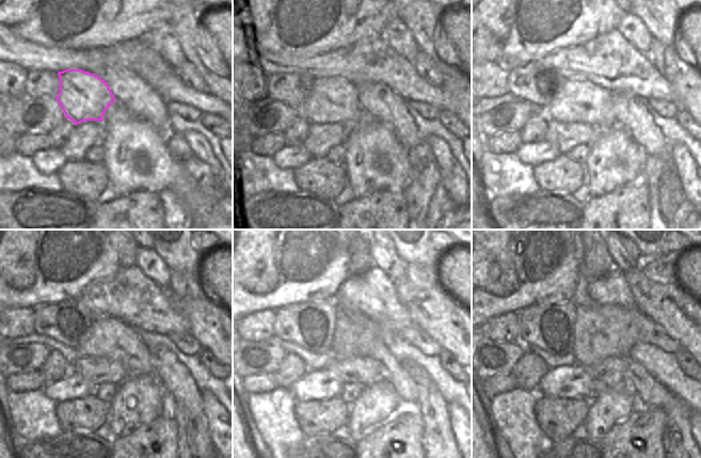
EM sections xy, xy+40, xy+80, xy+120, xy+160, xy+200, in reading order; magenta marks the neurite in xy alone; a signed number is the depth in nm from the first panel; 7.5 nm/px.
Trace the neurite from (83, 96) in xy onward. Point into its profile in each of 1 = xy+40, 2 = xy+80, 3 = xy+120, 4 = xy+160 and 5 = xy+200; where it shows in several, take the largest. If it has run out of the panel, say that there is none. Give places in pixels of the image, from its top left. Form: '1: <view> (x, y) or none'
1: xy+40 (332, 99)
2: xy+80 (579, 100)
3: xy+120 (111, 338)
4: xy+160 (351, 340)
5: xy+200 (651, 394)

